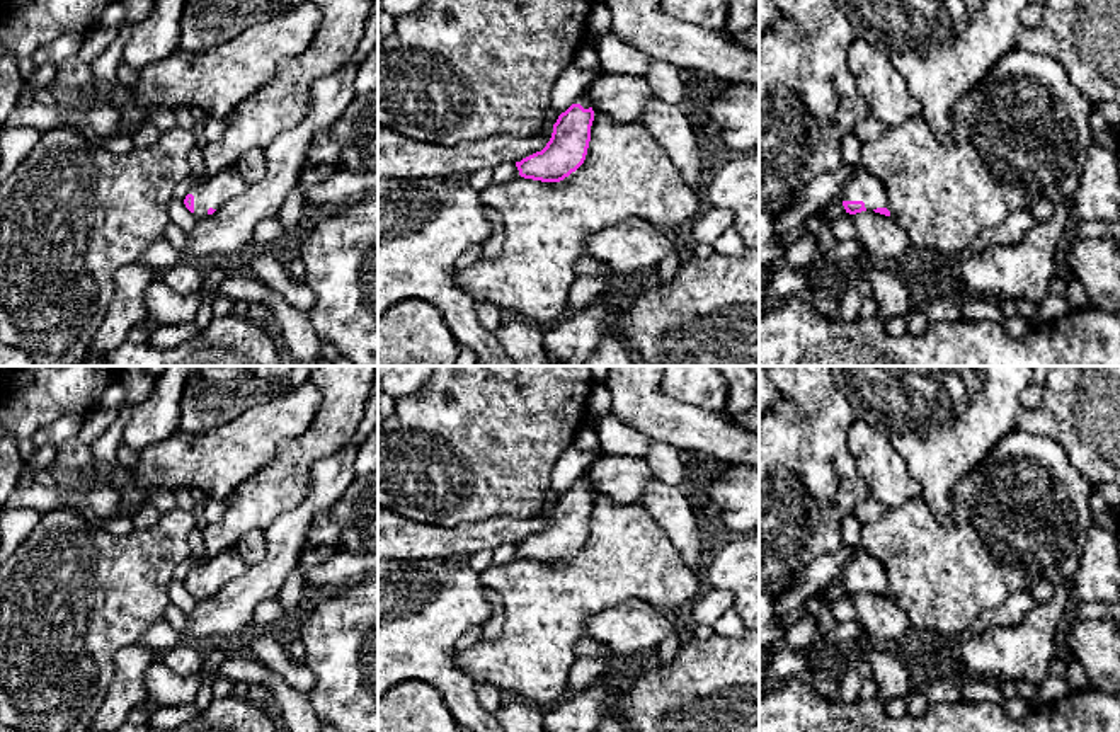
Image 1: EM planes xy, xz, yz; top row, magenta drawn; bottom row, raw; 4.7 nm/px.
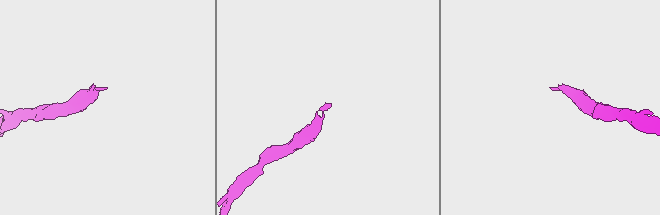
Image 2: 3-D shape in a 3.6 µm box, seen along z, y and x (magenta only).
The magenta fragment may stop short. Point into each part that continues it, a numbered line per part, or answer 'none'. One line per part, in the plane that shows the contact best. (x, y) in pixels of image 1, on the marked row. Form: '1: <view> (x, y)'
1: yz (863, 186)

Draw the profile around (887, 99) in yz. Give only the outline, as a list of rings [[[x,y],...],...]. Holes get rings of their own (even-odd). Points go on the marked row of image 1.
[[[856,37],[846,54],[868,116],[885,126],[897,126],[921,116],[919,102],[906,80],[880,49]]]

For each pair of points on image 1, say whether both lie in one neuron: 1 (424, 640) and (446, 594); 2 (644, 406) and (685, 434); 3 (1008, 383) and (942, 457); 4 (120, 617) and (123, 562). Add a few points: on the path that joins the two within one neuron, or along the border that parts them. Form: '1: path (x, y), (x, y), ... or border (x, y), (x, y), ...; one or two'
1: path (424, 629), (424, 617), (434, 606); one
2: path (654, 416), (674, 424); one
3: path (989, 402), (955, 438); one
4: path (123, 603), (123, 576); one

